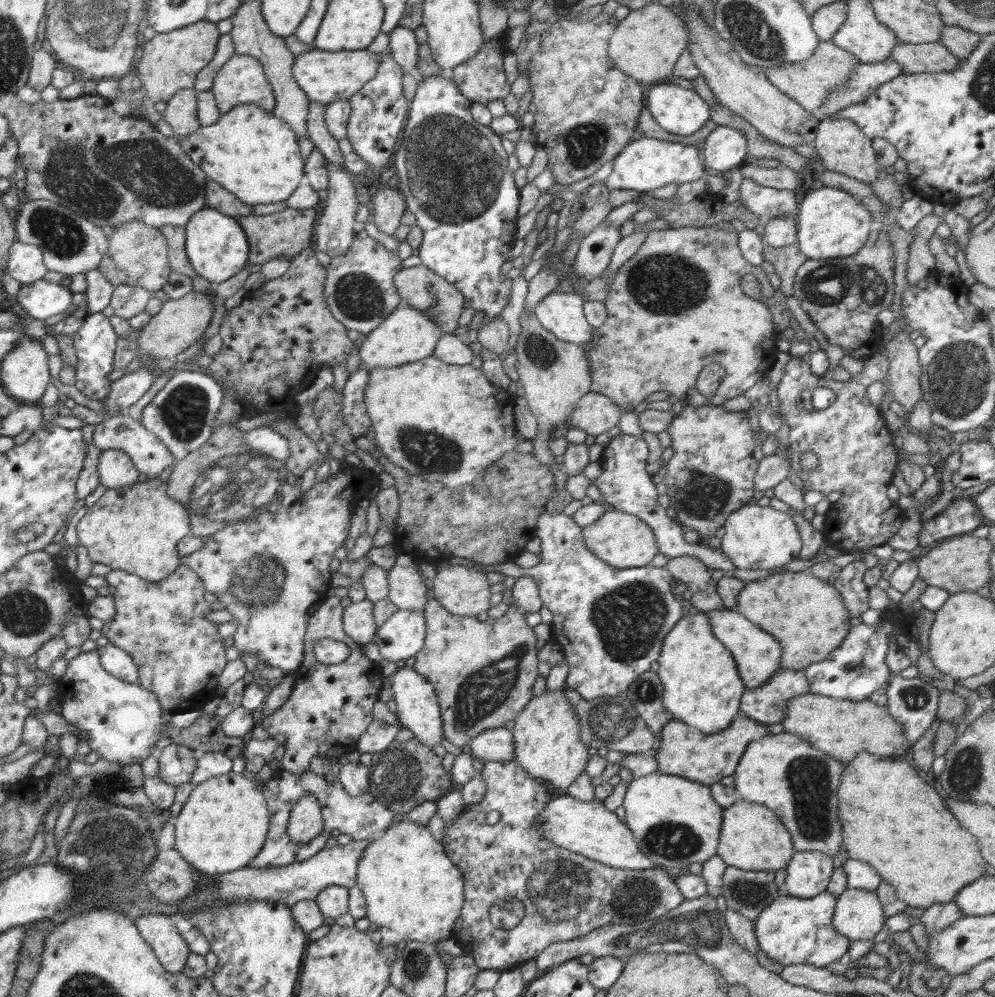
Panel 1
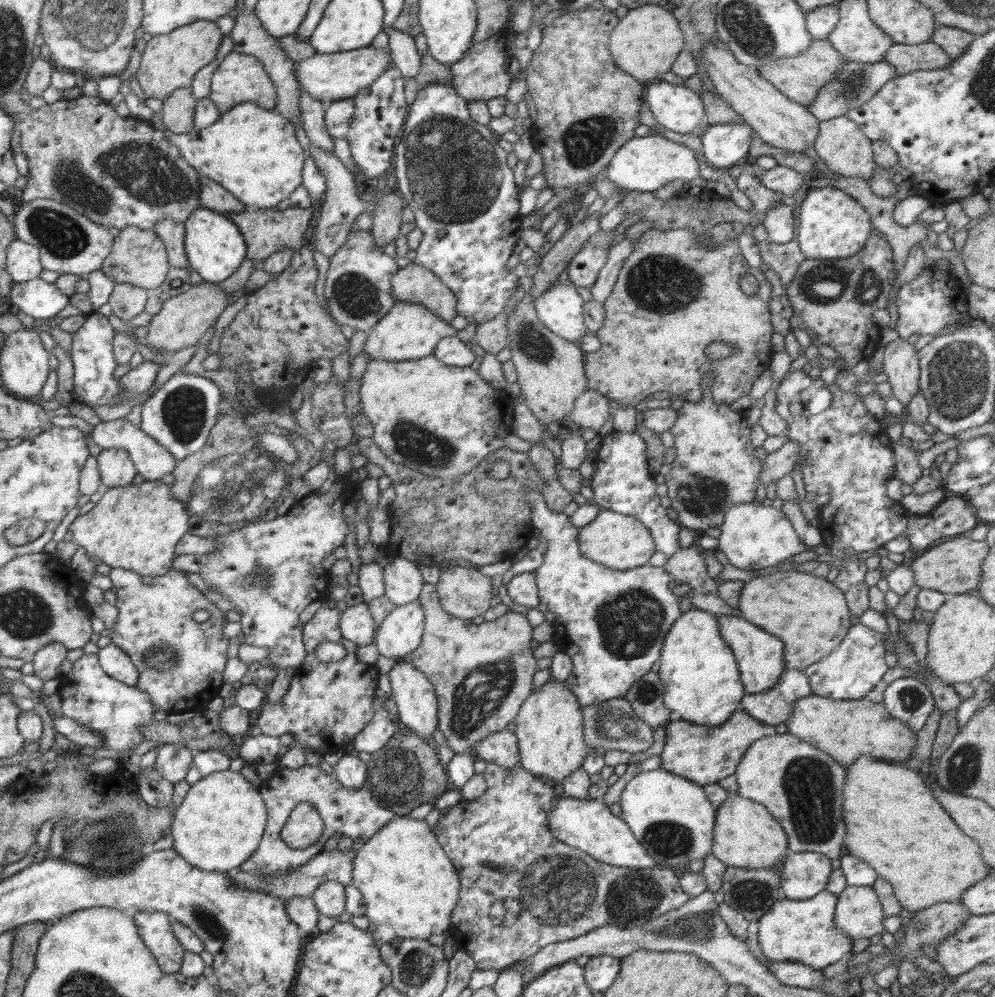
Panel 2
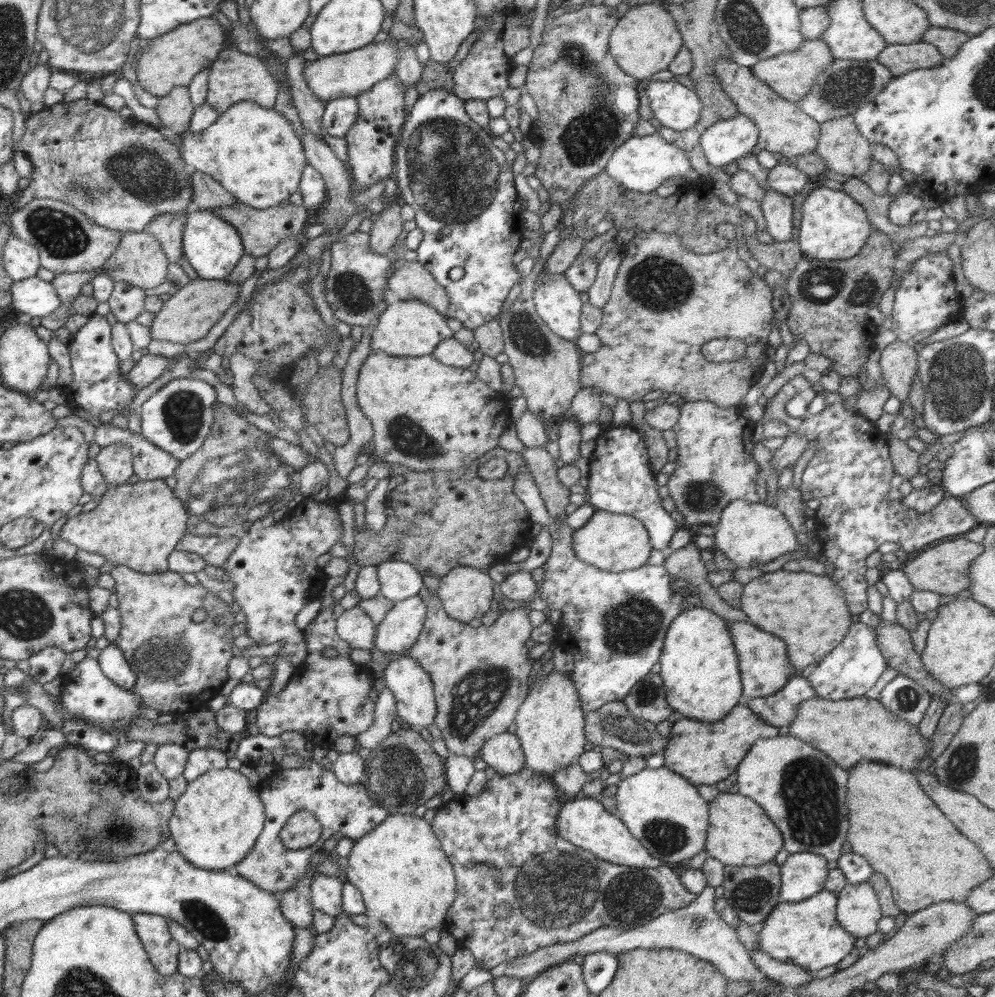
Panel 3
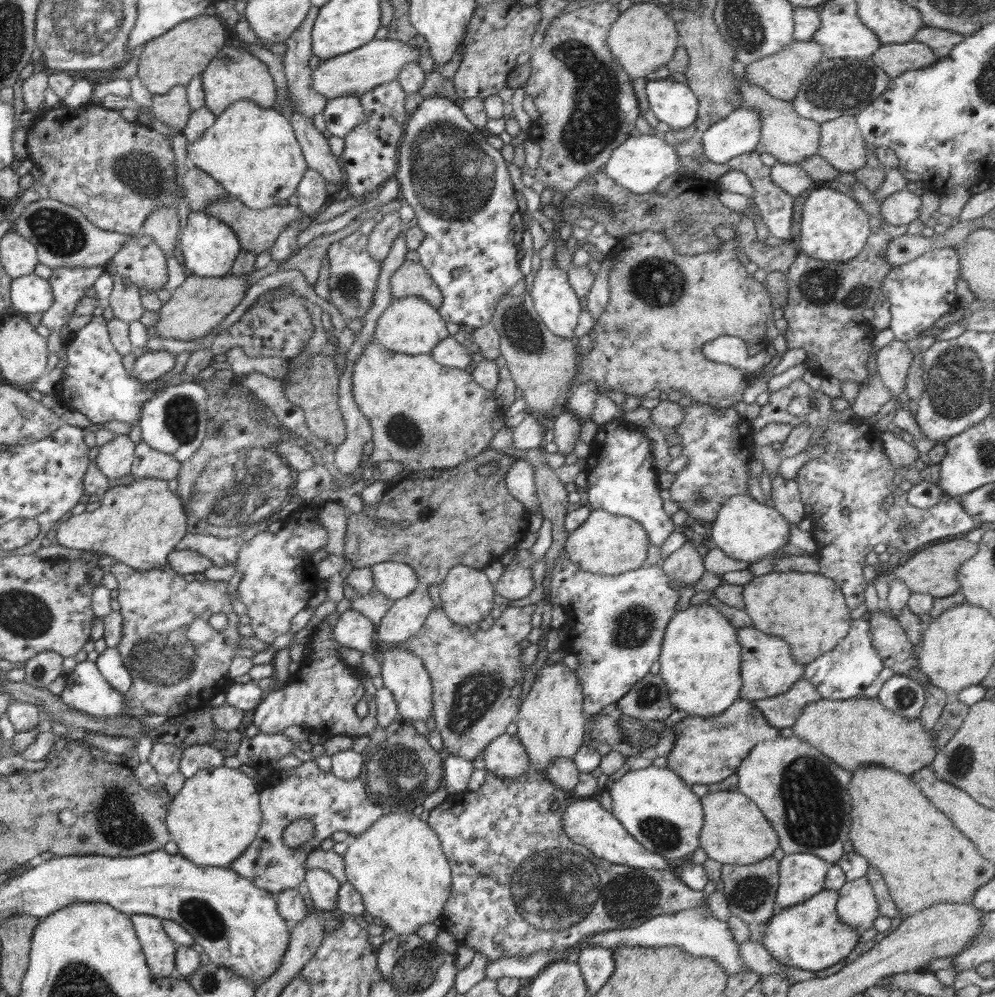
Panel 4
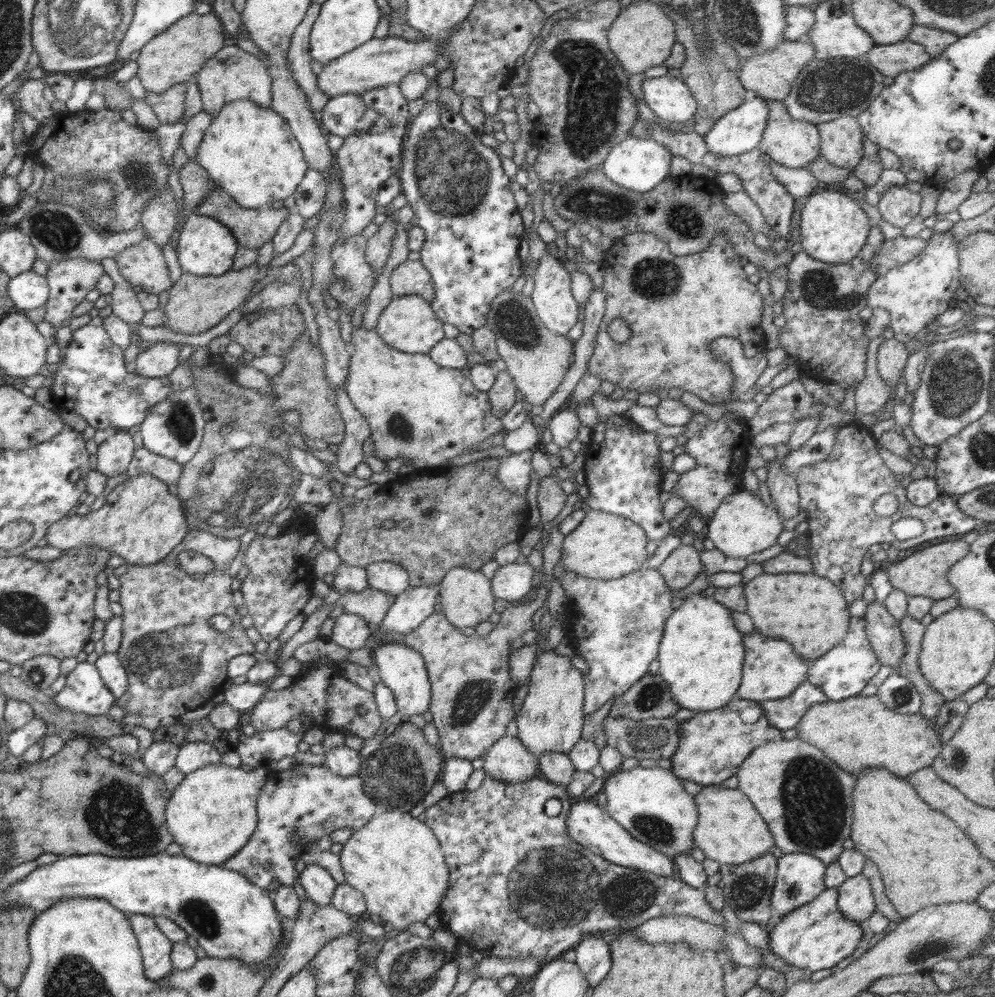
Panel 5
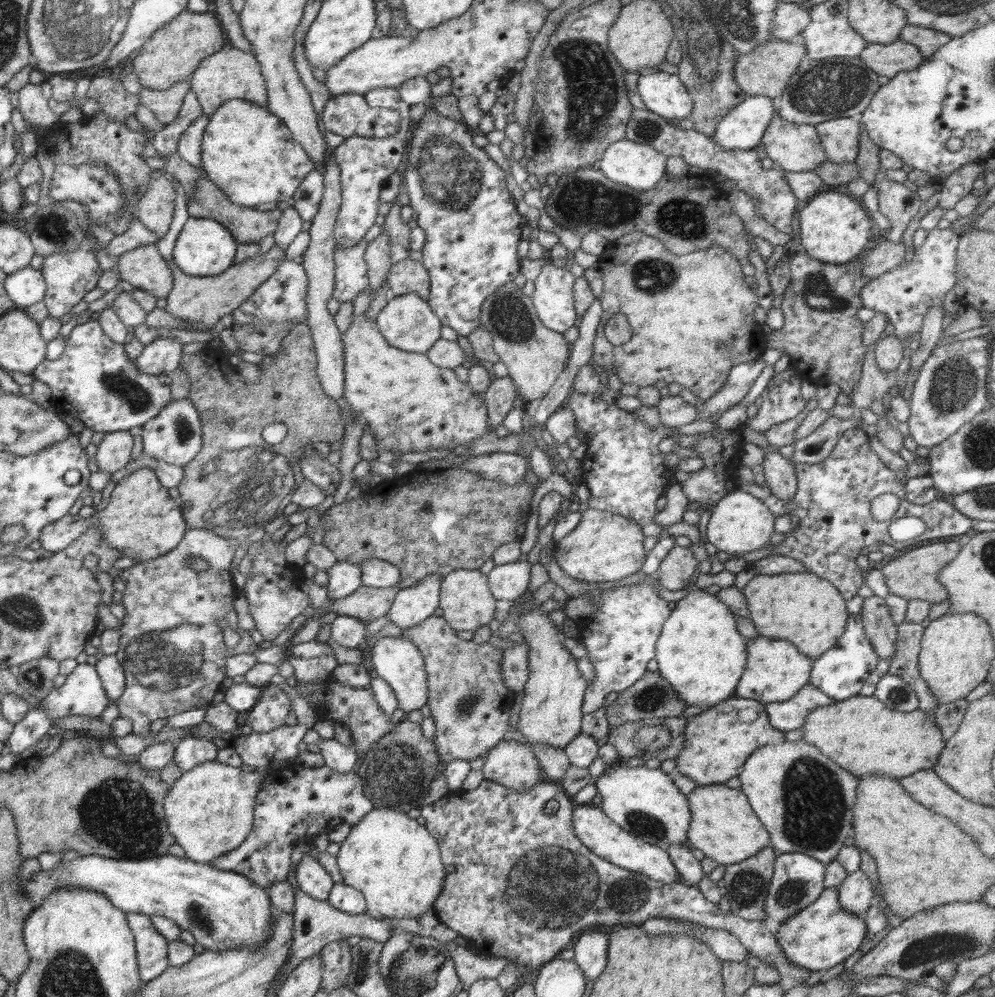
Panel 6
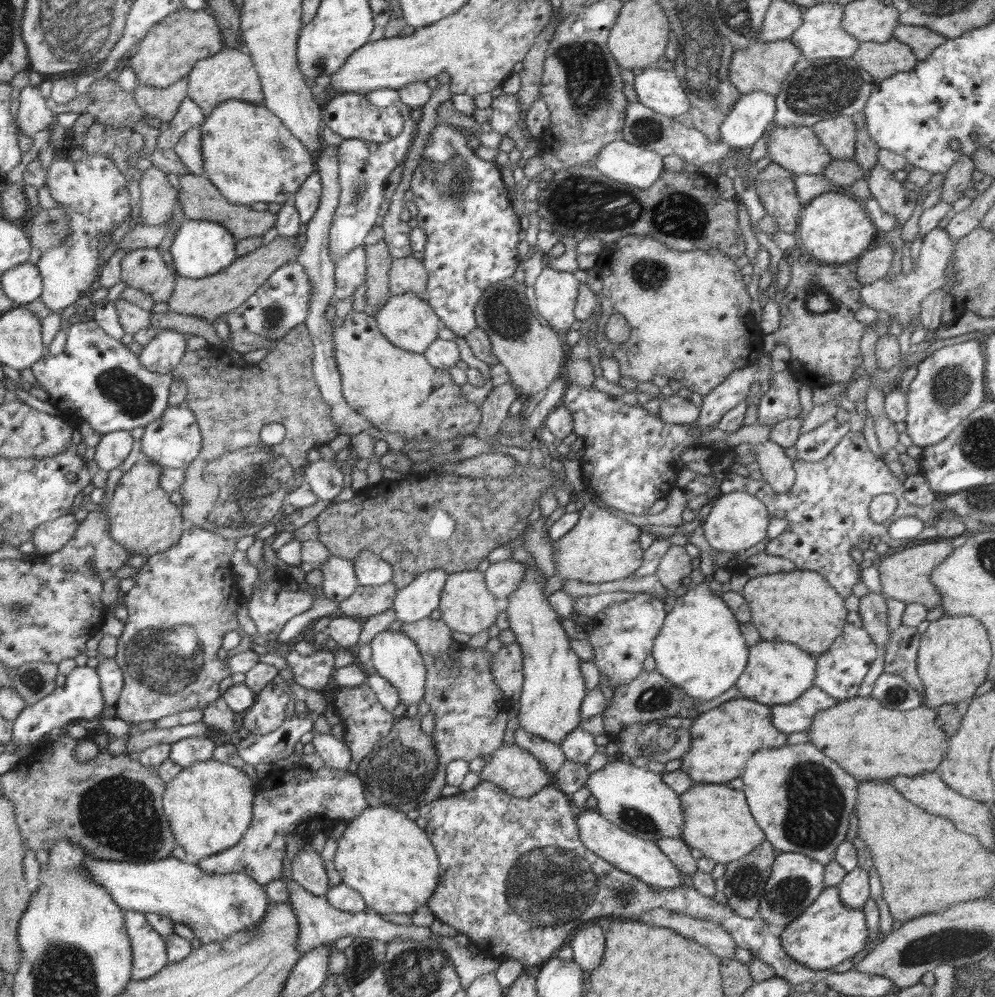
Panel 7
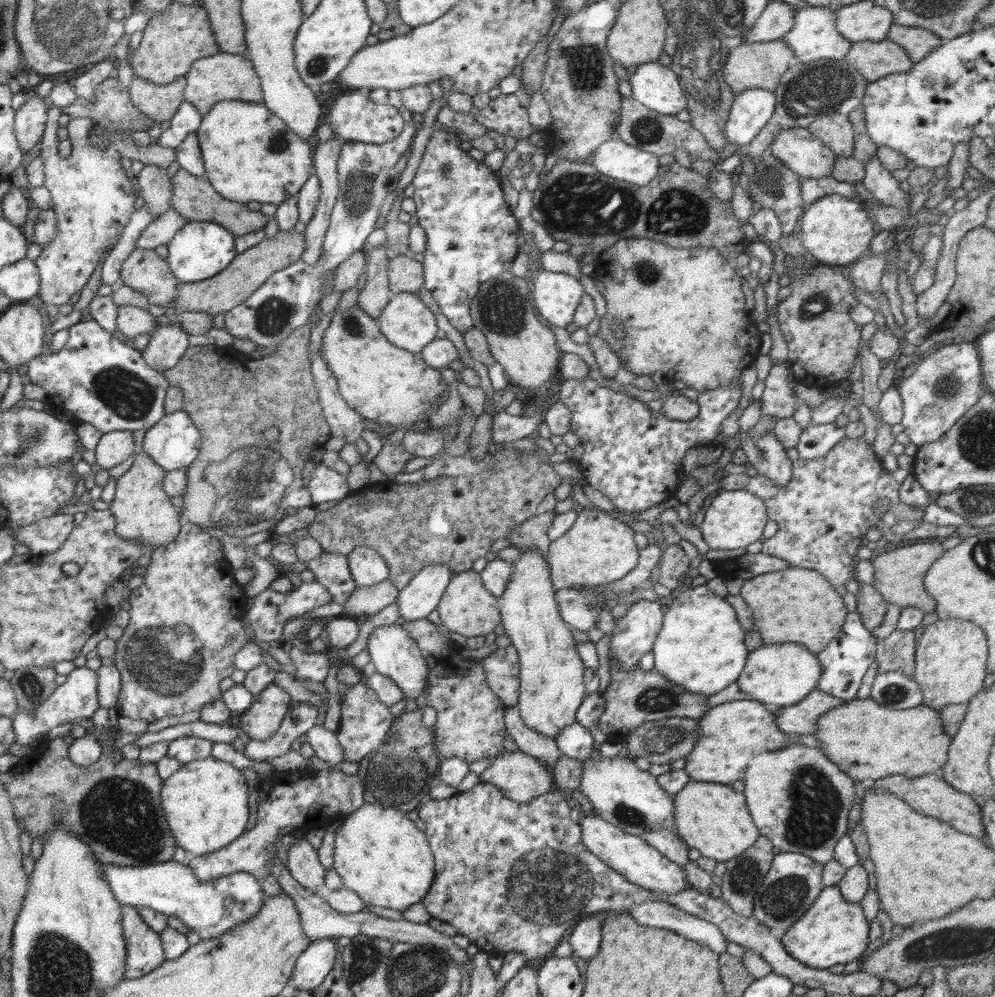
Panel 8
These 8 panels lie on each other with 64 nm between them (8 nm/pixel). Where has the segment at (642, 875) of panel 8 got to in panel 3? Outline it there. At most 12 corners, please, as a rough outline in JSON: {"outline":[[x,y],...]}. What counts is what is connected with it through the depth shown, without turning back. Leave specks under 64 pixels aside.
{"outline":[[566,798],[555,828],[608,863],[640,868],[650,856],[600,799]]}

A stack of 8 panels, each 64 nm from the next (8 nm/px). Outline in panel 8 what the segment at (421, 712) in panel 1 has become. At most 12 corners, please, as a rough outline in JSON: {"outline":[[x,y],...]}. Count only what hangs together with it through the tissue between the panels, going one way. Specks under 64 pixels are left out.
{"outline":[[400,625],[378,628],[367,641],[376,673],[416,700],[428,667]]}

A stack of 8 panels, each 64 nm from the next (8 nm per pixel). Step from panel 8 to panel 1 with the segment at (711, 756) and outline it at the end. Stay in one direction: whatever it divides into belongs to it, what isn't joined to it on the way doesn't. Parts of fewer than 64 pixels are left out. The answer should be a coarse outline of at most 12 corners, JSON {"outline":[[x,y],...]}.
{"outline":[[741,713],[716,734],[672,720],[657,772],[705,785],[735,773],[750,742],[771,734]]}

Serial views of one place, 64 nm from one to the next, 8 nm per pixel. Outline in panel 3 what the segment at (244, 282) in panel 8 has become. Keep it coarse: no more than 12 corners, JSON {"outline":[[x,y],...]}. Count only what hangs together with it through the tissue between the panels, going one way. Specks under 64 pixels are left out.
{"outline":[[191,280],[163,302],[154,340],[206,337],[240,285]]}

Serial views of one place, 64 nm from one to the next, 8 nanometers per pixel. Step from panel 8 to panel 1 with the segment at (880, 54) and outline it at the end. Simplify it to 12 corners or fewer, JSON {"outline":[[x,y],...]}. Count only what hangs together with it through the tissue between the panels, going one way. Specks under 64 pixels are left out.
{"outline":[[899,43],[902,74],[950,72],[963,61],[942,43]]}

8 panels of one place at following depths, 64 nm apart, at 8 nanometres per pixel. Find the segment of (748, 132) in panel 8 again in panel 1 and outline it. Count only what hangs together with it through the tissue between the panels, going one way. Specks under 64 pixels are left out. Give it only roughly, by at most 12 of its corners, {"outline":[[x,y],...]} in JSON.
{"outline":[[719,126],[699,145],[713,177],[748,161],[742,133]]}

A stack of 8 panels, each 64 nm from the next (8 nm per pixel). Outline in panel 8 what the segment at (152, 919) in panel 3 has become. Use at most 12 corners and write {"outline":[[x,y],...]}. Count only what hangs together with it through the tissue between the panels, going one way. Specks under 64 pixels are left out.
{"outline":[[134,906],[121,907],[127,979],[166,960],[160,935]]}

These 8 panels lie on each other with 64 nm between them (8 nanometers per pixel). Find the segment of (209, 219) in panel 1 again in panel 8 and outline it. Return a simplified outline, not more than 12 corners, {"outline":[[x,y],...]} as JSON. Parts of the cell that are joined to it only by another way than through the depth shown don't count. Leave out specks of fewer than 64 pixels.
{"outline":[[186,220],[165,260],[179,283],[218,275],[237,255],[214,221]]}

